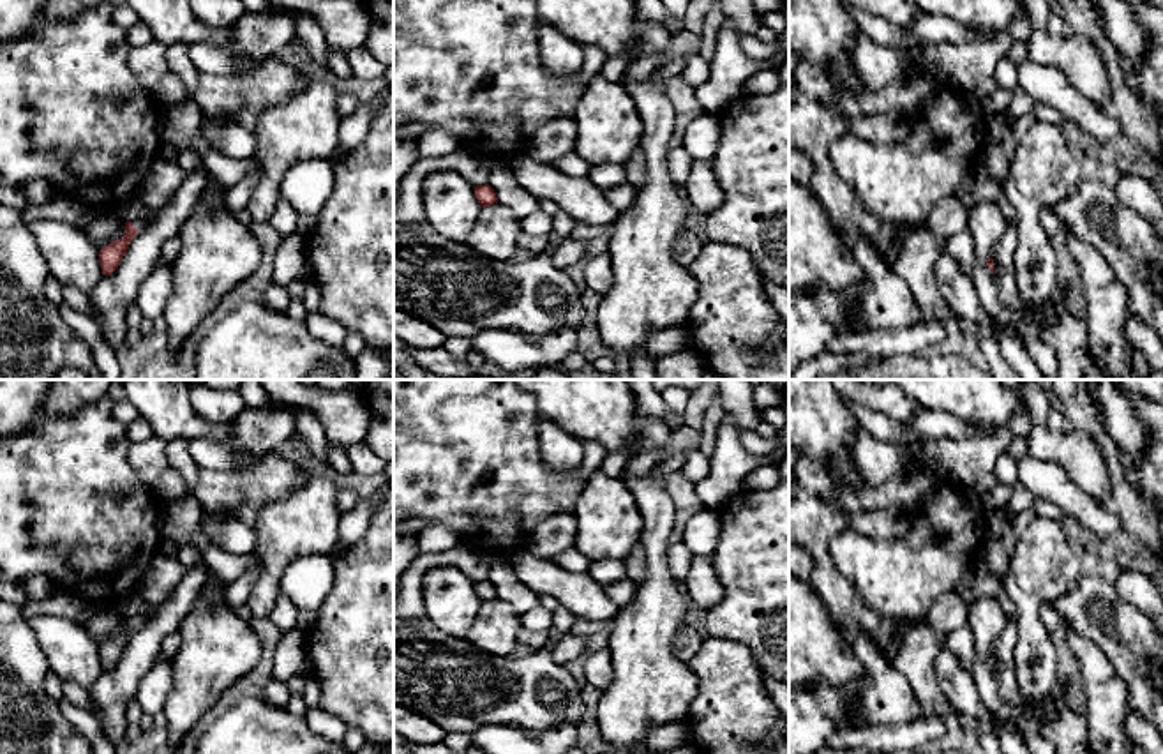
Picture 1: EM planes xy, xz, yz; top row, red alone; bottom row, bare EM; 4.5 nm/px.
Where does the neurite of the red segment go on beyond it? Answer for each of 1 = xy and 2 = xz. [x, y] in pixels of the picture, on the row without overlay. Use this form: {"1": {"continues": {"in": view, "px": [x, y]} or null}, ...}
{"1": {"continues": {"in": "xy", "px": [143, 618]}}, "2": {"continues": null}}

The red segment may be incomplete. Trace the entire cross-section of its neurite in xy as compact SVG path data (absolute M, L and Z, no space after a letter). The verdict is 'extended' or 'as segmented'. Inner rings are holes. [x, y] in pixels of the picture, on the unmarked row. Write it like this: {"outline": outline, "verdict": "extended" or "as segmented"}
{"outline": "M146 600L145 604L146 604L146 609L143 613L132 618L131 616L125 618L125 629L120 636L111 637L99 646L102 671L111 671L116 666L116 662L120 660L122 653L129 645L131 636L139 627L148 625L157 616L159 609L164 606L164 604L152 604Z", "verdict": "extended"}

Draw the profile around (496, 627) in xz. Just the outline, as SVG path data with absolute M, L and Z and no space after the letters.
M501 599L485 602L468 632L480 650L510 655L519 645L517 634L522 629L521 615Z

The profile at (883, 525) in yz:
M856 510L849 514L849 528L875 540L893 540L907 535L911 523L898 510Z

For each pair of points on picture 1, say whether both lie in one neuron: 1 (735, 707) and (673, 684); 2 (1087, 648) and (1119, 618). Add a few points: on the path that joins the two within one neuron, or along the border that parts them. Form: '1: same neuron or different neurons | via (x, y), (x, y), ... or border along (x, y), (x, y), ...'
1: different neurons | border along (689, 663), (697, 678), (697, 694), (683, 721)
2: different neurons | border along (1066, 622), (1087, 638), (1119, 675)

